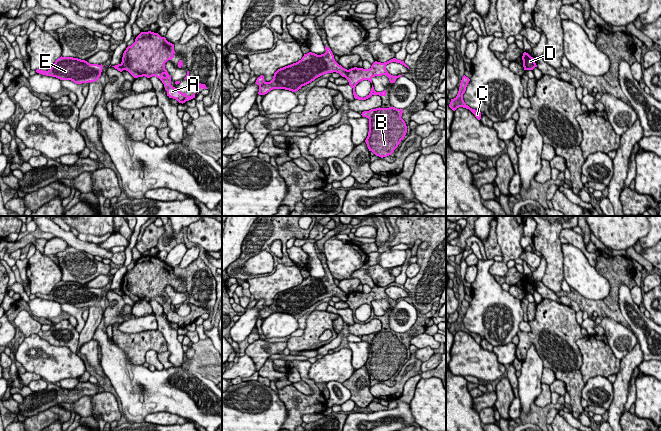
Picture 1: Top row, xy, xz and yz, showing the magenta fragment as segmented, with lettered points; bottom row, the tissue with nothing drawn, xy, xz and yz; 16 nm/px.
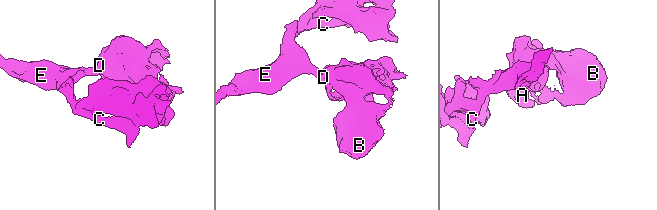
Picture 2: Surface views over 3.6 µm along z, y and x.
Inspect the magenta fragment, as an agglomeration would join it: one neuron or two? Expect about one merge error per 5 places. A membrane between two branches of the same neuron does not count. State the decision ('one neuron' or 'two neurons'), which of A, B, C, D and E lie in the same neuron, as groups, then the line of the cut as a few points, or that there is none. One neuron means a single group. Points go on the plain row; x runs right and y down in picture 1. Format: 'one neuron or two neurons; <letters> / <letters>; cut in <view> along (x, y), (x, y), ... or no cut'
two neurons; A B D / C E; cut in xz along (348, 294), (345, 301)

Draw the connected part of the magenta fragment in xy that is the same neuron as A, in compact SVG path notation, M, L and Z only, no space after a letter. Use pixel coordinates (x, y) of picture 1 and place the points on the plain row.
M151 255L141 256L135 263L135 266L126 272L123 277L121 289L123 294L128 295L134 302L155 300L159 302L165 310L167 320L176 323L179 327L185 327L195 322L195 317L188 320L186 317L180 316L171 309L171 300L165 293L165 287L174 282L174 268L168 266L165 261L161 261L158 257Z

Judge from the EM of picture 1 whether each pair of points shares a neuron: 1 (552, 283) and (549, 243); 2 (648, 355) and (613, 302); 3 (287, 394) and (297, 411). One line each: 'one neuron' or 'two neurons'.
1: one neuron
2: two neurons
3: one neuron

